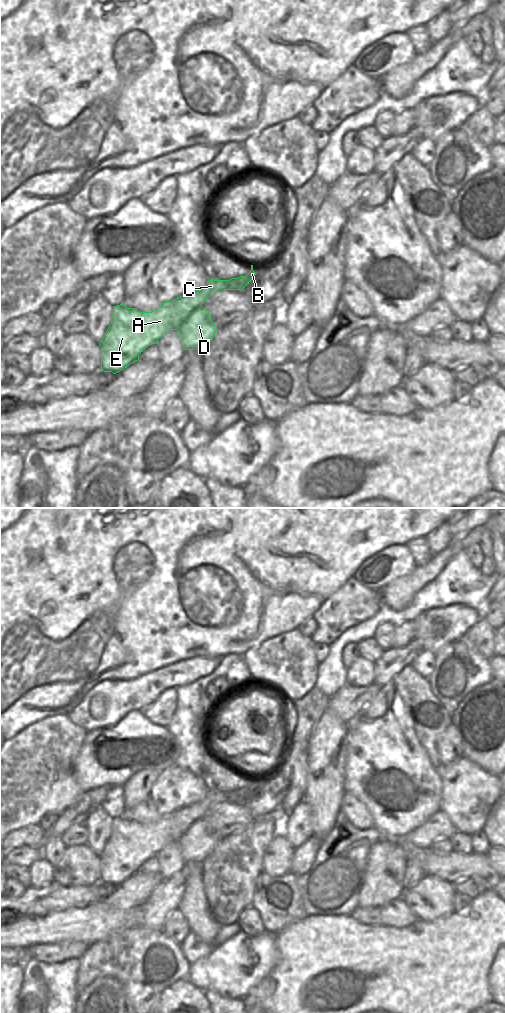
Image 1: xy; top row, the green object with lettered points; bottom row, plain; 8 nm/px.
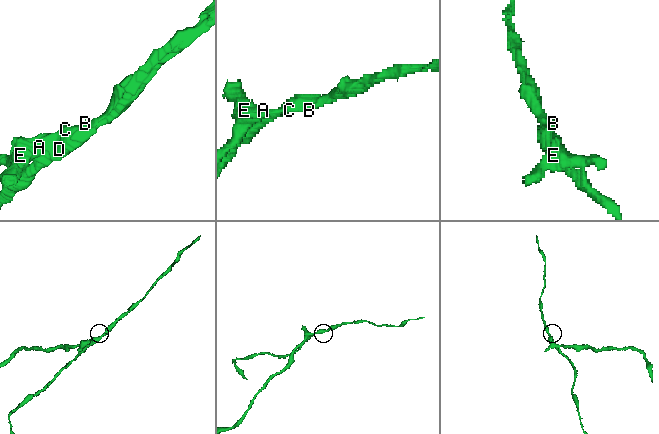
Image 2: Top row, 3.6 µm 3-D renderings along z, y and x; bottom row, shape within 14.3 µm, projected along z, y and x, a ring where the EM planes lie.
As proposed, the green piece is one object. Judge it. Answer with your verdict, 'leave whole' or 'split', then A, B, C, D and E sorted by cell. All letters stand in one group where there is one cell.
split; A B C E / D

